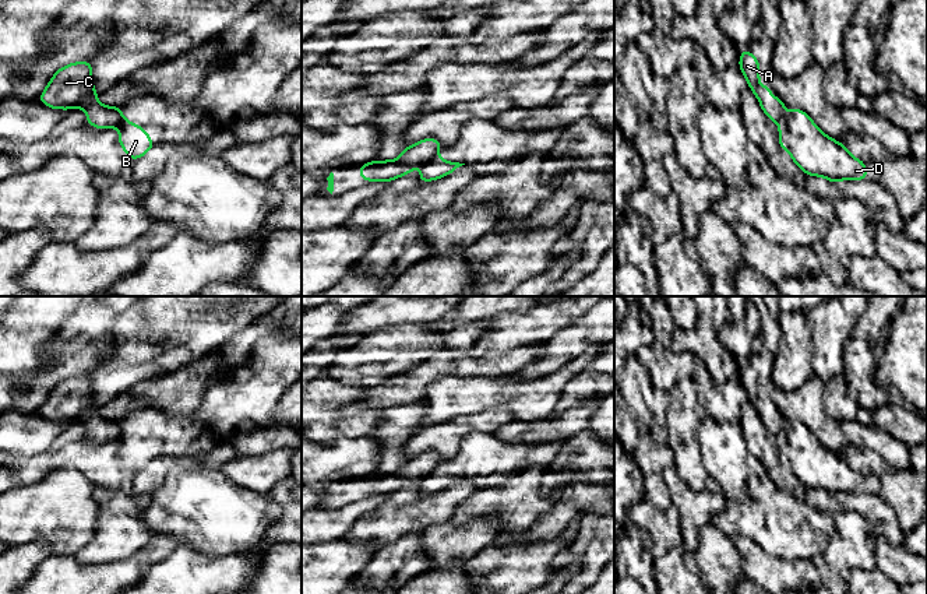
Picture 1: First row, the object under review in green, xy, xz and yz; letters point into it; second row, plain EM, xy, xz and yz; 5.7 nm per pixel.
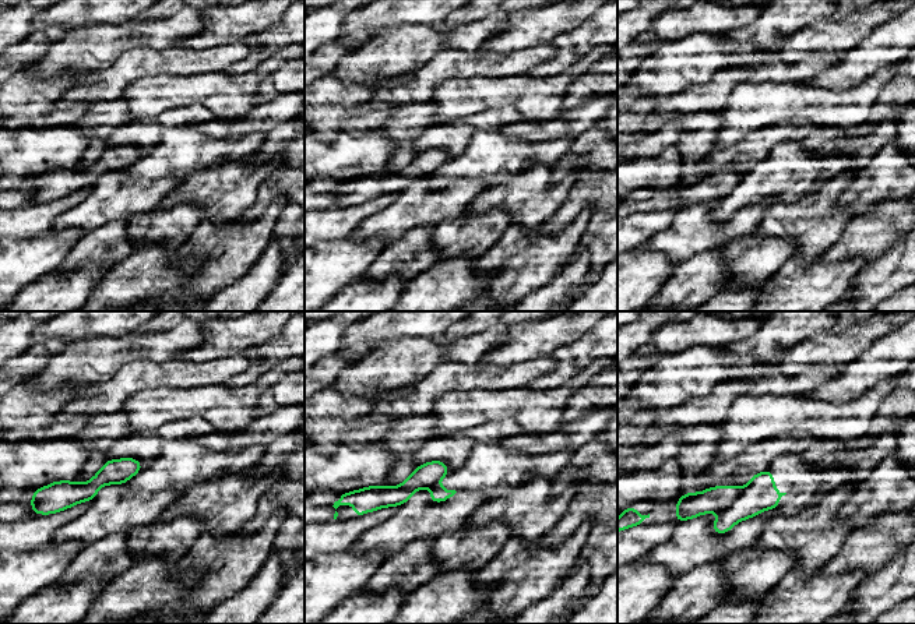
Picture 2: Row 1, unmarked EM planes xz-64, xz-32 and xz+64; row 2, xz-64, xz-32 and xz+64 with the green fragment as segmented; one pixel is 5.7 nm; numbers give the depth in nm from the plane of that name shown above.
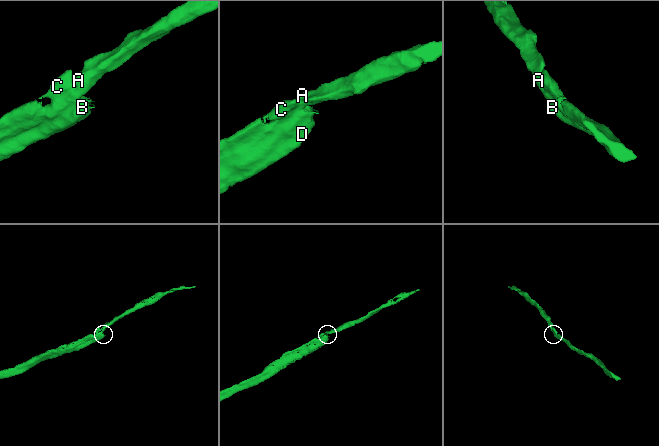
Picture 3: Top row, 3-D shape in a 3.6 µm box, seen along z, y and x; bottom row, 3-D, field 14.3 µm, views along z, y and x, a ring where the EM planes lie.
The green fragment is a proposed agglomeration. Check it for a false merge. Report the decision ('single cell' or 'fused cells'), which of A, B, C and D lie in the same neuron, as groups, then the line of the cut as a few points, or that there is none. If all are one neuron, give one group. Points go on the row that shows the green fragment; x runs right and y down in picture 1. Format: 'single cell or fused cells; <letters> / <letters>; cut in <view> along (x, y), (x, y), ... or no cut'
fused cells; A C / B D; cut in xz along (436, 153), (422, 164)

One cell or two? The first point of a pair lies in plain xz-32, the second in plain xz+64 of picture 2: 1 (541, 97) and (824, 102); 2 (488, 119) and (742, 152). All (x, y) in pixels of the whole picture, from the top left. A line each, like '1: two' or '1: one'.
1: one
2: one

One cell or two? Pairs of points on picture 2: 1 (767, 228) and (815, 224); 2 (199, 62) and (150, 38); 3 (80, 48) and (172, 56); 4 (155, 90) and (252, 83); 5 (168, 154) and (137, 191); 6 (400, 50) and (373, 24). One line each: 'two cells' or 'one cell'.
1: one cell
2: two cells
3: two cells
4: one cell
5: two cells
6: two cells

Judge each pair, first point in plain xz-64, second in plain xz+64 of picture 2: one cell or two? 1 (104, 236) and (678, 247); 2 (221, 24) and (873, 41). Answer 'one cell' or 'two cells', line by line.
1: two cells
2: two cells

